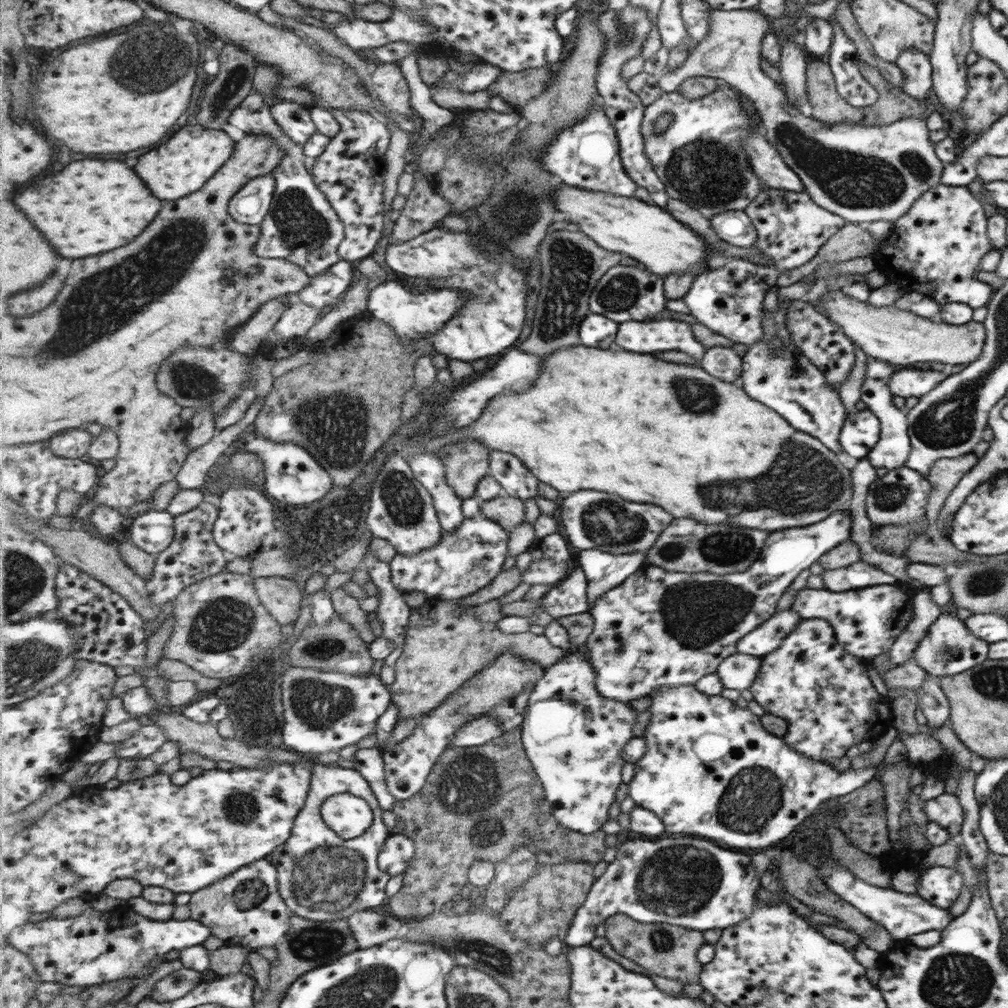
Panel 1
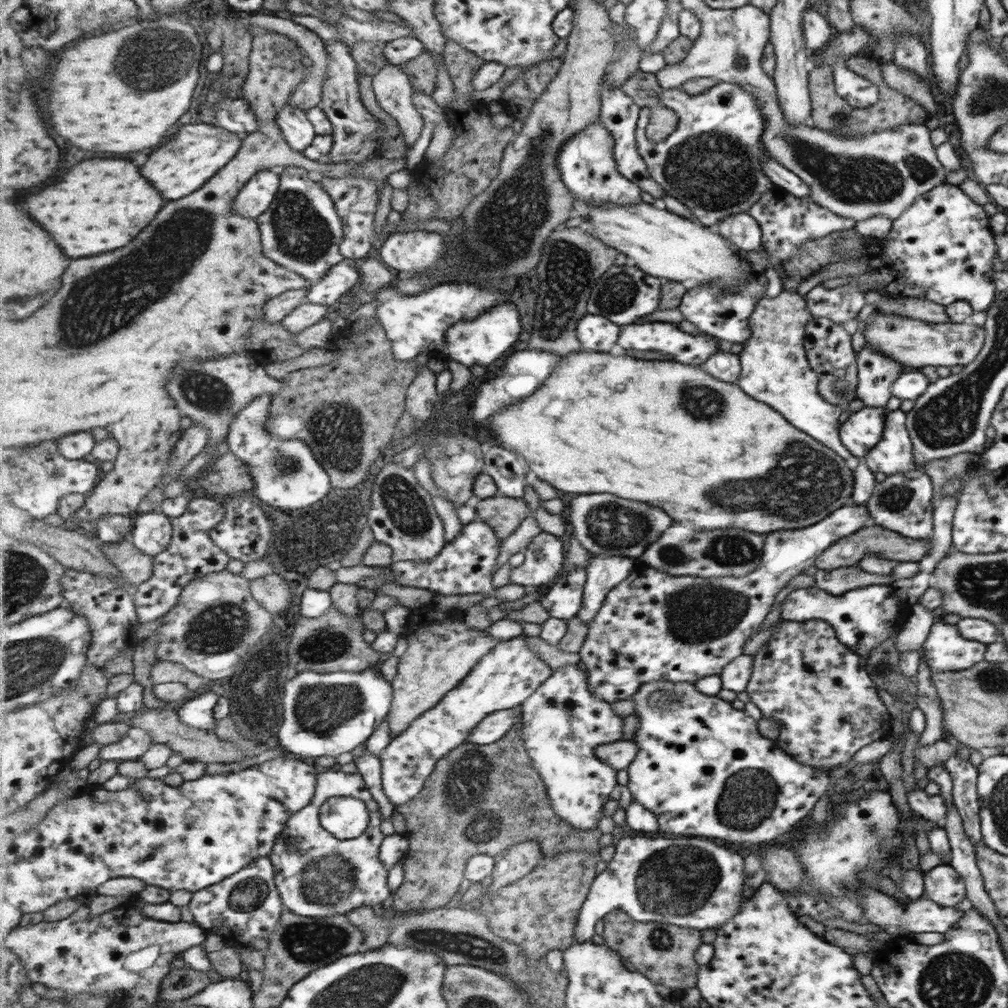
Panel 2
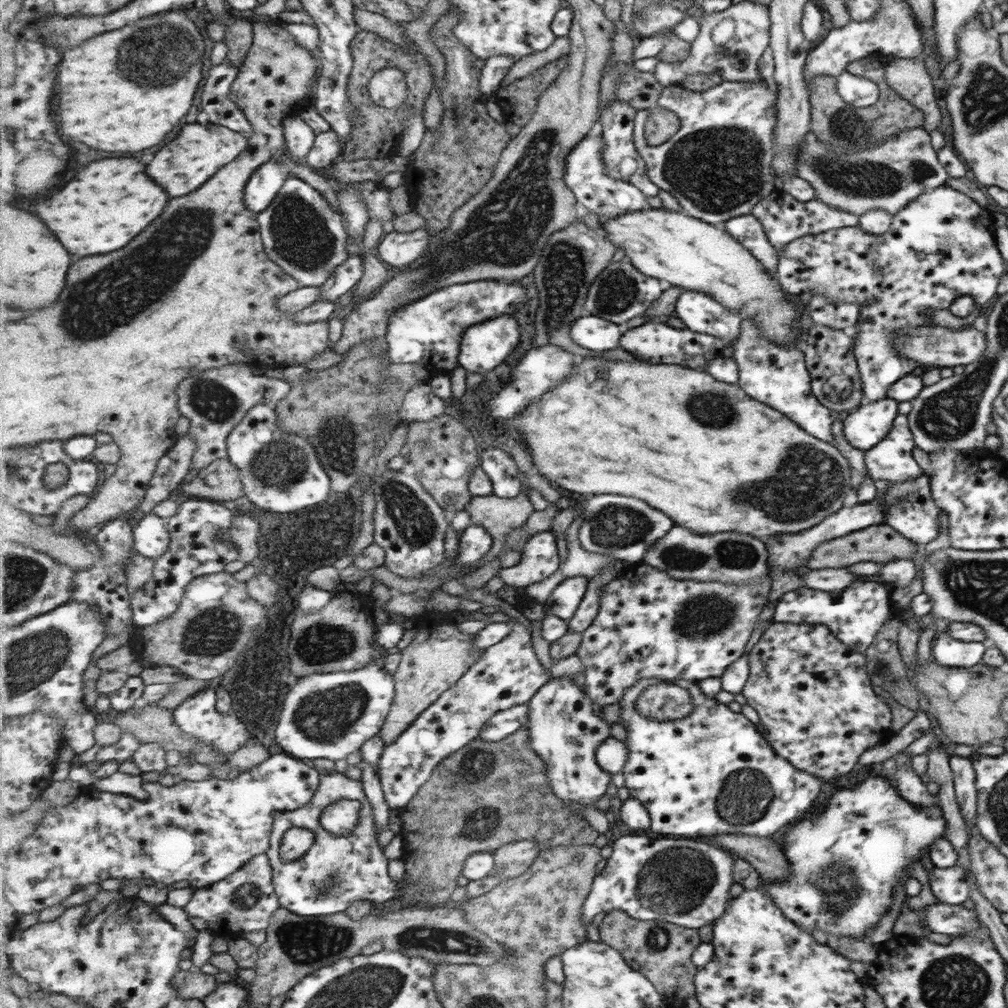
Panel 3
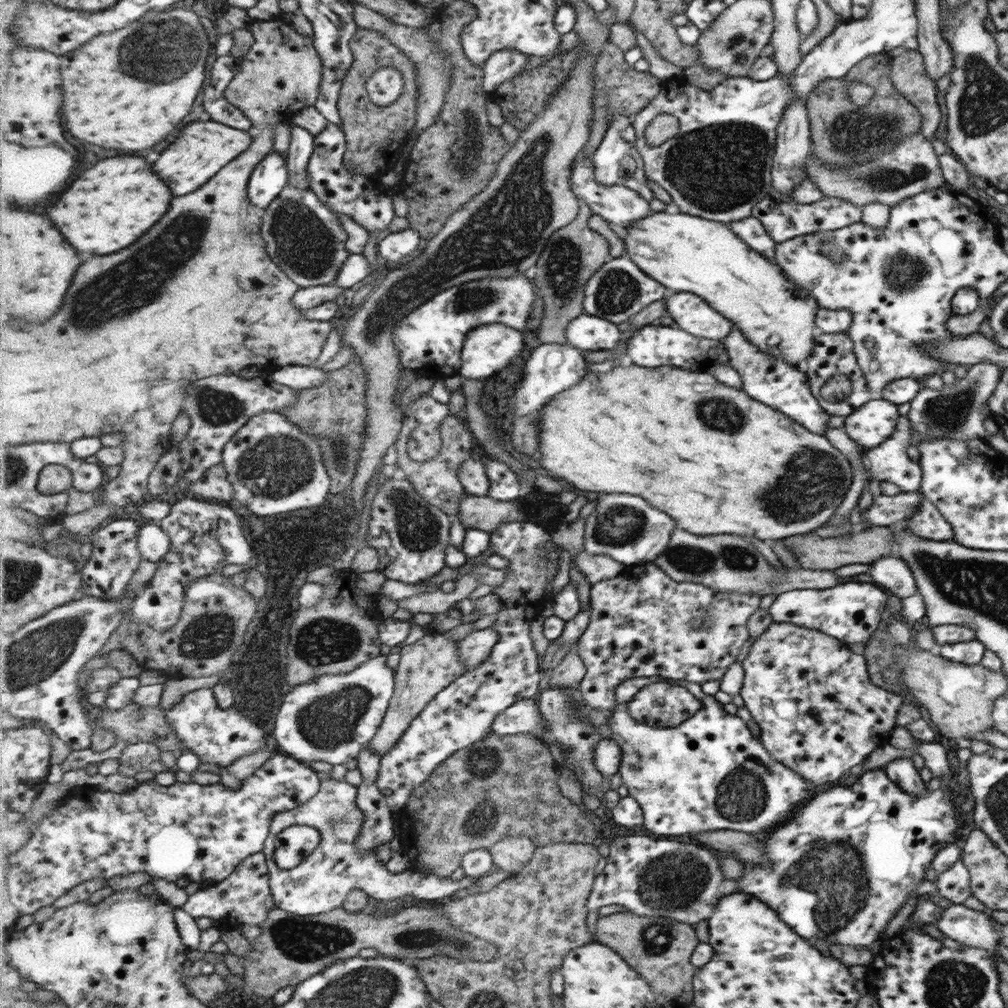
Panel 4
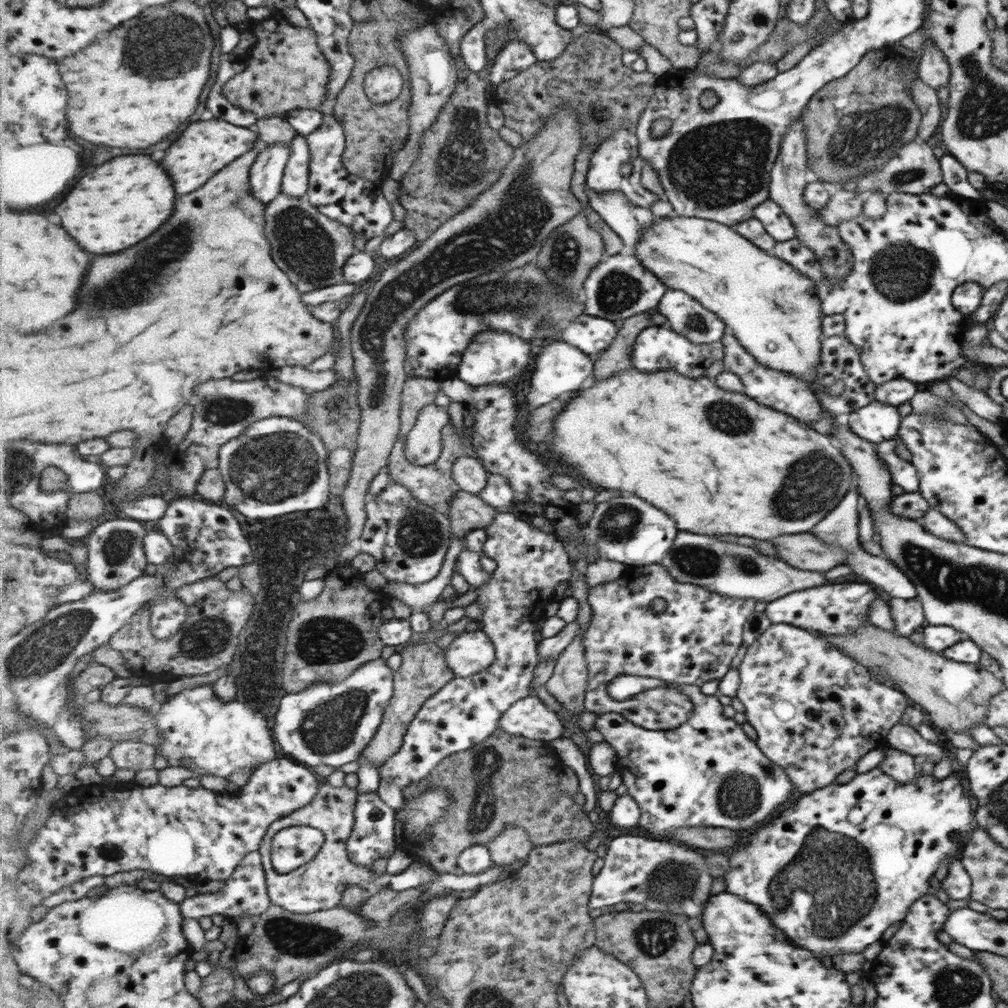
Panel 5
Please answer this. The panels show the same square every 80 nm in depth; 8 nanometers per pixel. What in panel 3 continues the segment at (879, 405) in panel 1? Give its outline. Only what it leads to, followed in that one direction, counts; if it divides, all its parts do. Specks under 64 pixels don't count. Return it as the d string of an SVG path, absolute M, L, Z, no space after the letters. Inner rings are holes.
M946 184L920 194L915 201L892 214L889 227L883 234L863 232L859 225L828 230L825 233L796 238L781 252L774 276L789 294L801 292L824 295L830 302L854 302L858 304L858 317L854 328L853 356L861 379L861 404L879 402L887 397L889 388L906 374L922 373L925 366L909 360L894 346L898 330L912 326L933 325L926 310L947 309L961 295L969 295L977 307L996 296L995 287L1000 276L1006 273L1006 262L999 254L993 221L985 208L980 208L965 194L955 191ZM897 414L887 437L864 452L863 466L873 480L909 481L921 476L922 470L911 457L913 444L906 416Z

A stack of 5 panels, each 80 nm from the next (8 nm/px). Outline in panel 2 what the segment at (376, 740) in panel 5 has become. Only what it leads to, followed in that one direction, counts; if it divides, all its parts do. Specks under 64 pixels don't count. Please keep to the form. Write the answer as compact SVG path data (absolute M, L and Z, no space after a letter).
M429 612L425 628L431 634L415 634L415 626L411 625L411 634L407 634L409 647L400 656L397 676L392 680L394 700L388 714L392 738L399 737L422 714L431 710L444 700L445 695L460 686L472 673L474 666L485 658L501 641L483 631L469 630L463 620L455 620L441 612Z

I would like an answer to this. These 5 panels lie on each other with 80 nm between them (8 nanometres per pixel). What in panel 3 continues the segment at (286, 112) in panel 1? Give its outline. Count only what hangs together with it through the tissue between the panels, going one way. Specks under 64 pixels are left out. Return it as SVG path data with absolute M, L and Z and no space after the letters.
M298 111L288 115L283 121L287 148L294 158L306 158L312 152L316 141L316 131L305 122Z

